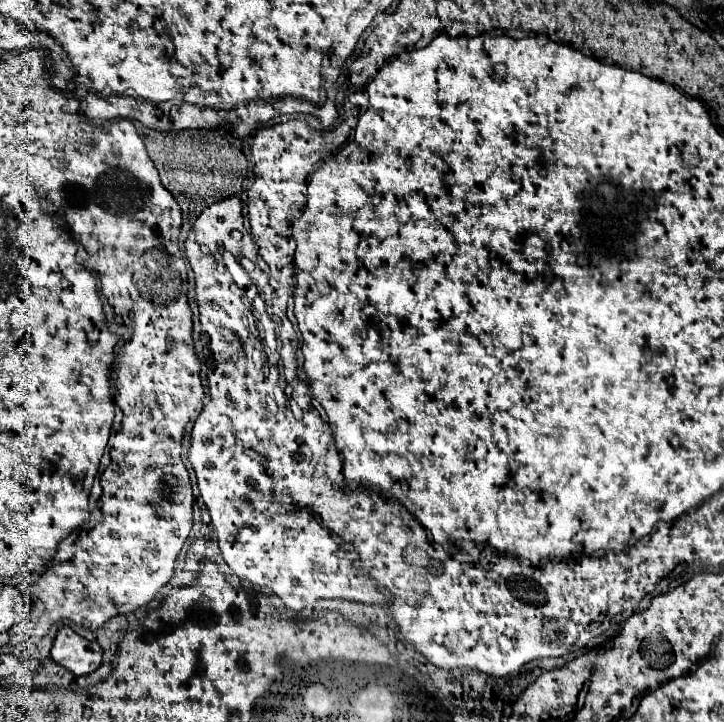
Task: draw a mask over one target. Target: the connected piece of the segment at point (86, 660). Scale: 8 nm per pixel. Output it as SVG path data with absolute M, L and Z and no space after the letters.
M65 625L59 629L55 637L51 659L67 667L75 675L87 675L87 673L93 673L101 665L103 649L99 643L83 639L71 627Z

